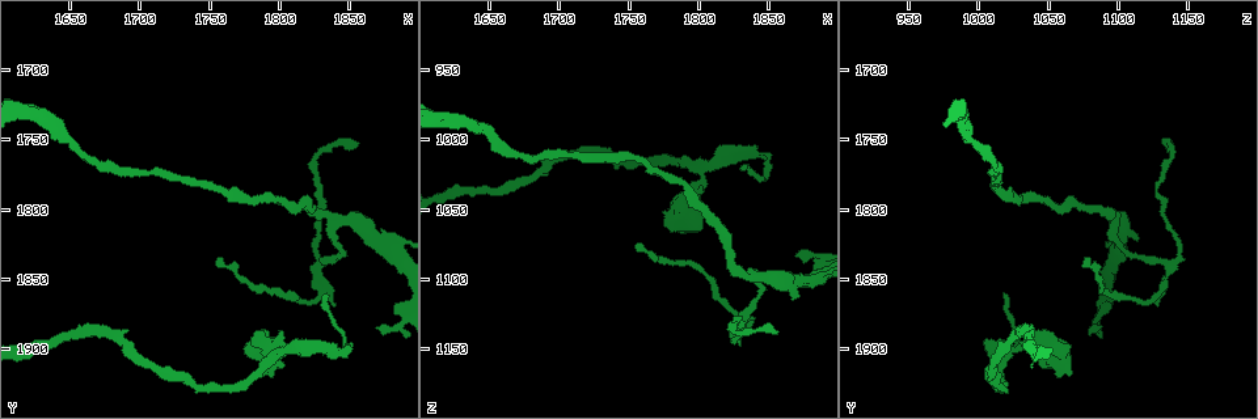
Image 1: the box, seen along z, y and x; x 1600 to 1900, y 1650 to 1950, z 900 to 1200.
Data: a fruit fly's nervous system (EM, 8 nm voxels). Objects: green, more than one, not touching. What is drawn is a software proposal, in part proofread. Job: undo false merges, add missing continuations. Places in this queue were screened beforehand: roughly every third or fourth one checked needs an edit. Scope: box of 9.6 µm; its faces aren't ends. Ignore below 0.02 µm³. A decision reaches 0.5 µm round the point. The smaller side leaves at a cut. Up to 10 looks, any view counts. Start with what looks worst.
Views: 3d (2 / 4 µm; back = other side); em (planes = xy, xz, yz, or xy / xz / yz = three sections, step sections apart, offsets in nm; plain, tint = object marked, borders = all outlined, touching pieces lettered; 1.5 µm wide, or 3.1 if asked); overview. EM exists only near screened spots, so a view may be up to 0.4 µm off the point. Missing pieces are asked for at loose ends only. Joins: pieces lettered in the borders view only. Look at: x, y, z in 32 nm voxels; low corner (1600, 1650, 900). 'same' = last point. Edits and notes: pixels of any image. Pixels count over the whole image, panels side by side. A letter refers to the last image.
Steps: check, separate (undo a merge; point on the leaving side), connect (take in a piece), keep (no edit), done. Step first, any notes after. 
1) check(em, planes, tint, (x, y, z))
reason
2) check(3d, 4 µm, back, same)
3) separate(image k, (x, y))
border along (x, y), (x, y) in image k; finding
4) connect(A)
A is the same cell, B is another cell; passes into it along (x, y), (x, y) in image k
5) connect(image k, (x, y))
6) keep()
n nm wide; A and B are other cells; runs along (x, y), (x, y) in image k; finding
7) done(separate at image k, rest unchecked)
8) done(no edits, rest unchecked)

check(3d, 4 µm, (1802, 1902, 1026))
three-way junction

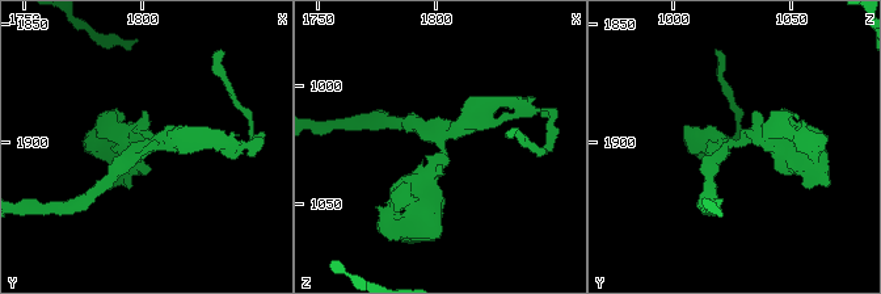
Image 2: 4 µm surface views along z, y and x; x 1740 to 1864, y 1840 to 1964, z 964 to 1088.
check(em, planes, borders, (1801, 1902, 1024))
3 arms; arms of 160, 300, 340 nm

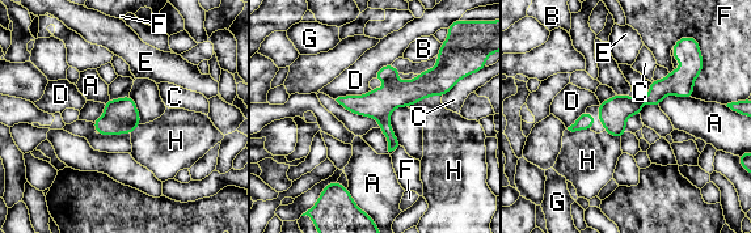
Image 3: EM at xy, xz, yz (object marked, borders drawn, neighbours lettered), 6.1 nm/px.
keep()
180 nm wide; A, B, C, D, E, F, G and H are other cells; border along (371, 89), (336, 100) in image 3; continuous, no second neuron

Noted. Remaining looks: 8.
check(3d, 4 µm, (1828, 1842, 1136))
side arm on a straight run

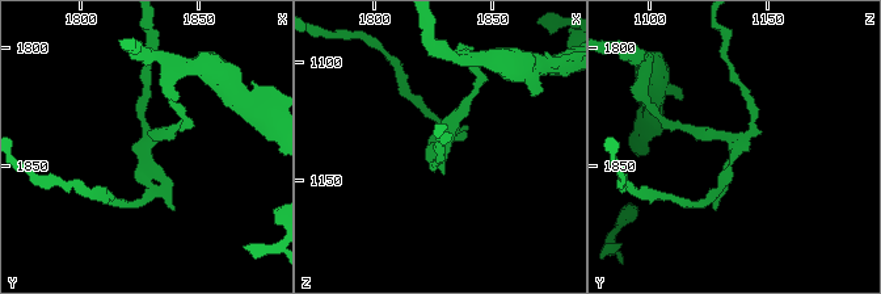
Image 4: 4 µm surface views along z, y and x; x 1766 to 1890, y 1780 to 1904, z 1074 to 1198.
check(em, planes, plain, (1830, 1841, 1135))

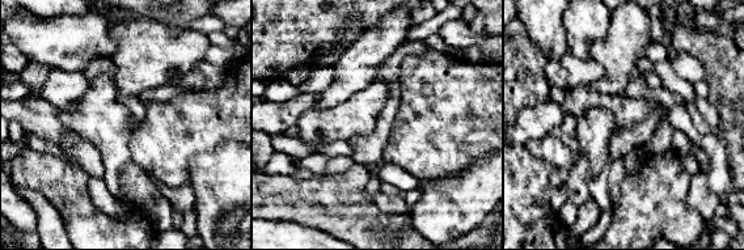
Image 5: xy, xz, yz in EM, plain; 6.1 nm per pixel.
check(em, planes, borders, same)
what lies round it

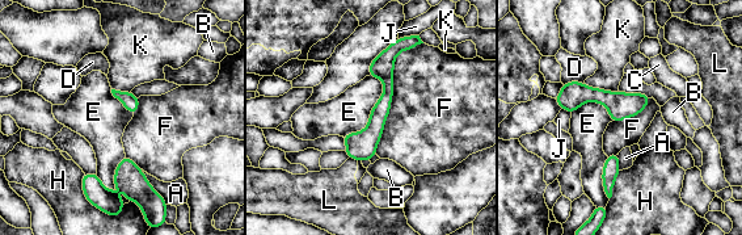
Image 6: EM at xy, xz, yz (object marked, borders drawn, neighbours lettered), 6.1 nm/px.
keep()
100 nm wide; A, B, C, D, E, F, H, J, K and L are other cells; border along (420, 43), (395, 58), (375, 154) in image 6; all the same neuron

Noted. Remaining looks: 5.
check(em, xz, step 8, borders, (1870, 1886, 1082))

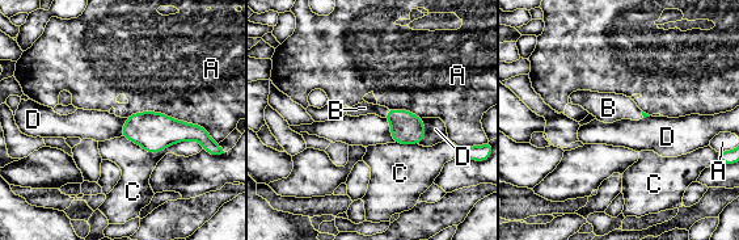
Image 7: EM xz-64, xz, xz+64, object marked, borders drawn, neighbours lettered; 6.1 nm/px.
connect(B)
B is the same cell, A, C and D are other cells; it goes on there

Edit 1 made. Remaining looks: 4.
done(connect at image 7, rest unchecked)

